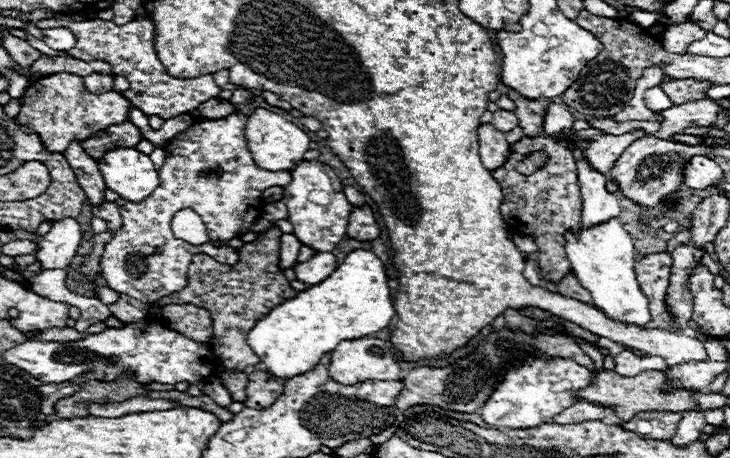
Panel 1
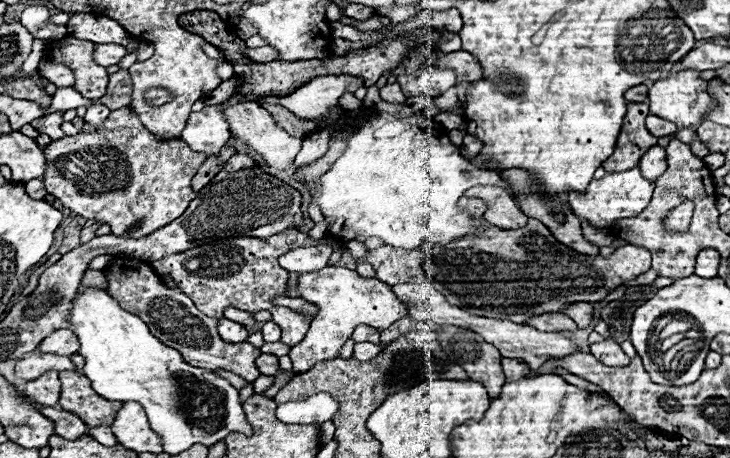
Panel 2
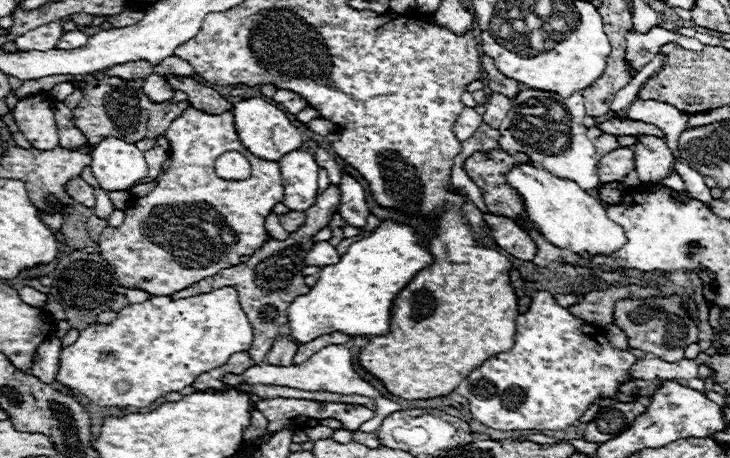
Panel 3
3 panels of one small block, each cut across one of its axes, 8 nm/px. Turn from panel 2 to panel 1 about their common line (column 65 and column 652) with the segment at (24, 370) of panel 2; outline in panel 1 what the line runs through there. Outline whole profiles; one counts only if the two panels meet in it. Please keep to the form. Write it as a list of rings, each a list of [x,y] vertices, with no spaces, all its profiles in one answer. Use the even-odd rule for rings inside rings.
[[[628,350],[614,356],[614,360],[616,360],[614,370],[620,376],[636,376],[636,374],[642,374],[646,370],[666,370],[668,368],[668,364],[662,356],[636,356]]]

